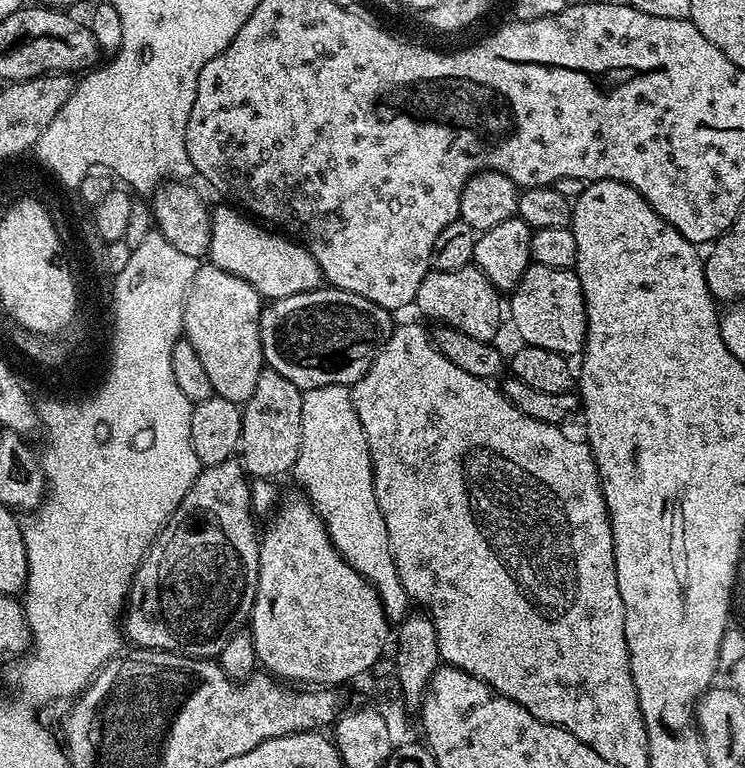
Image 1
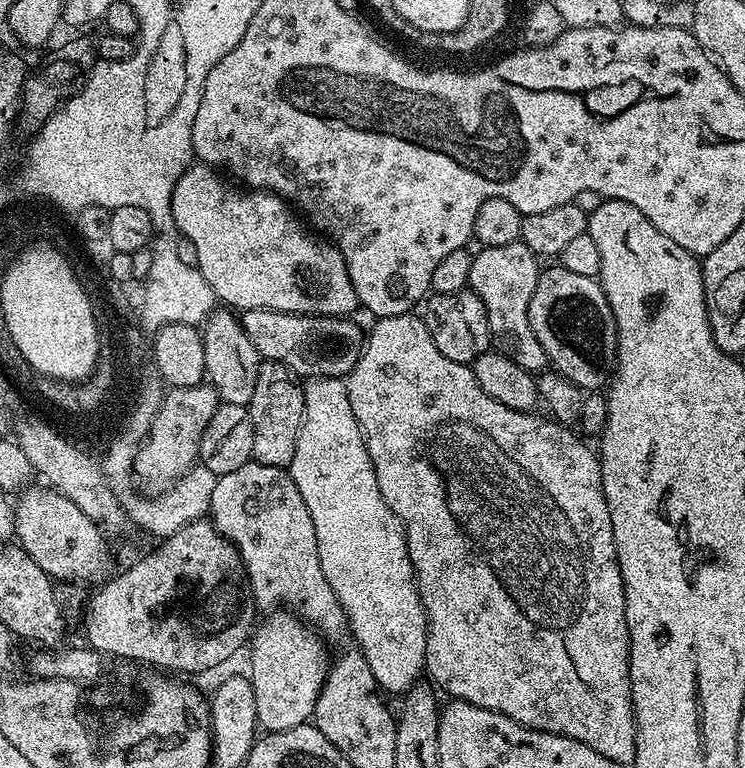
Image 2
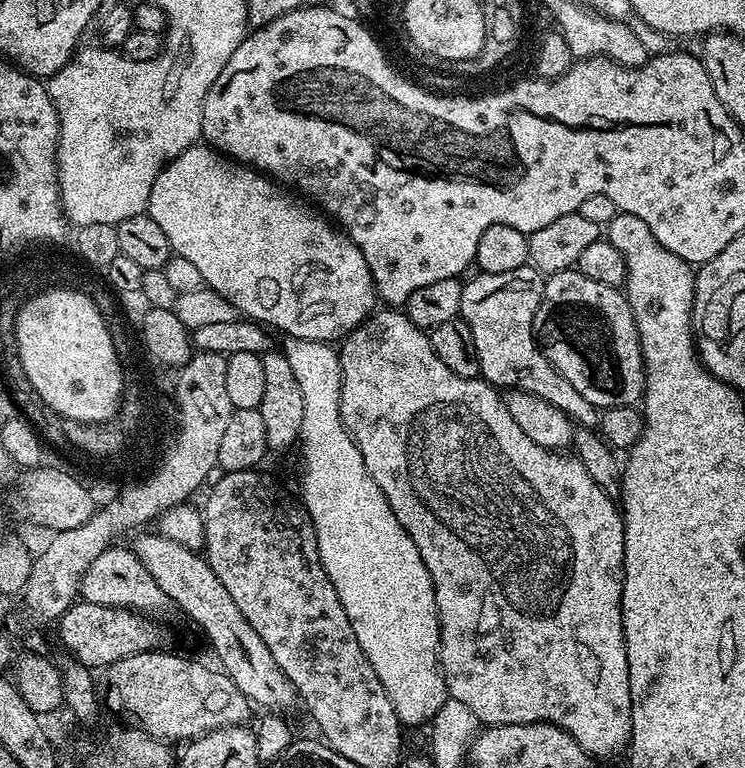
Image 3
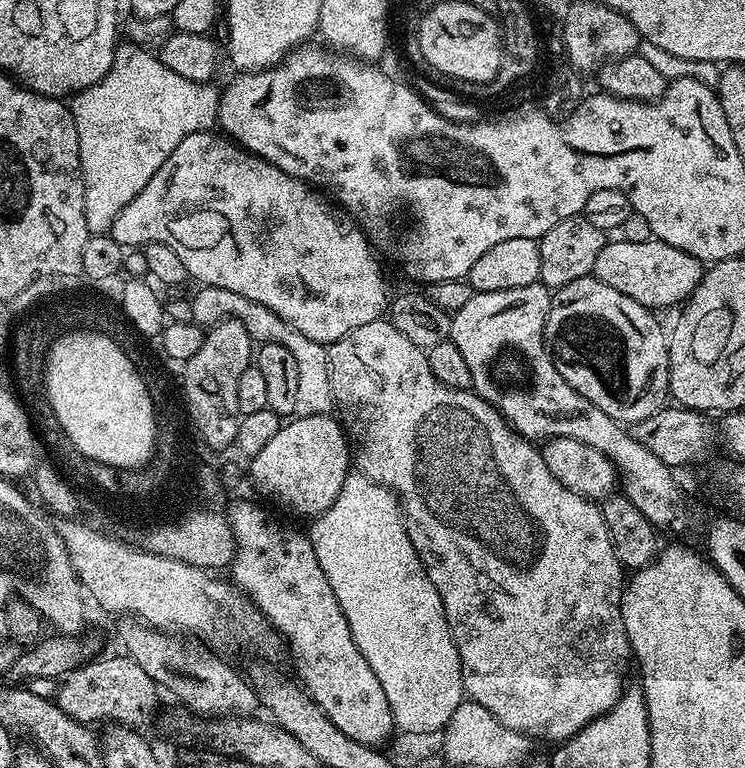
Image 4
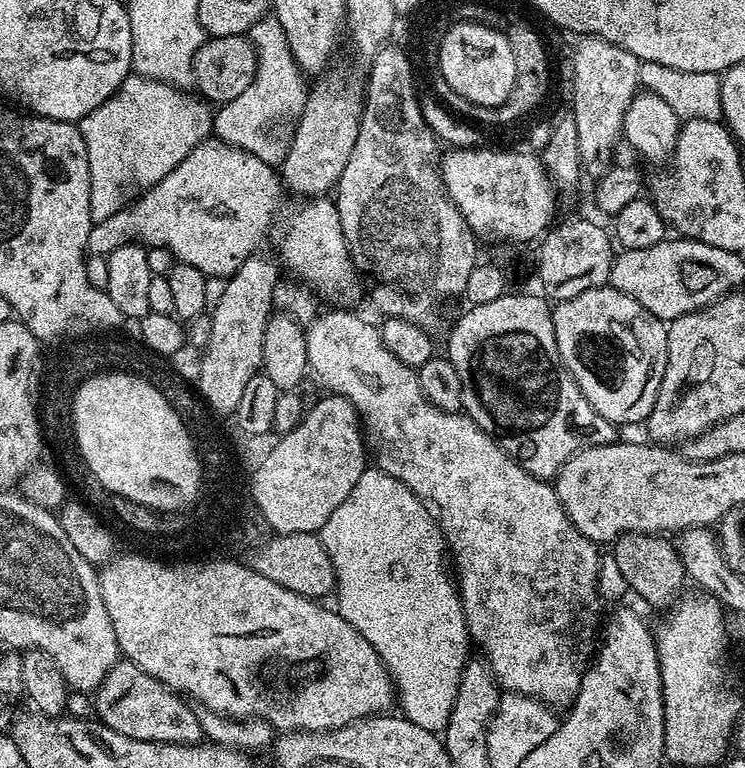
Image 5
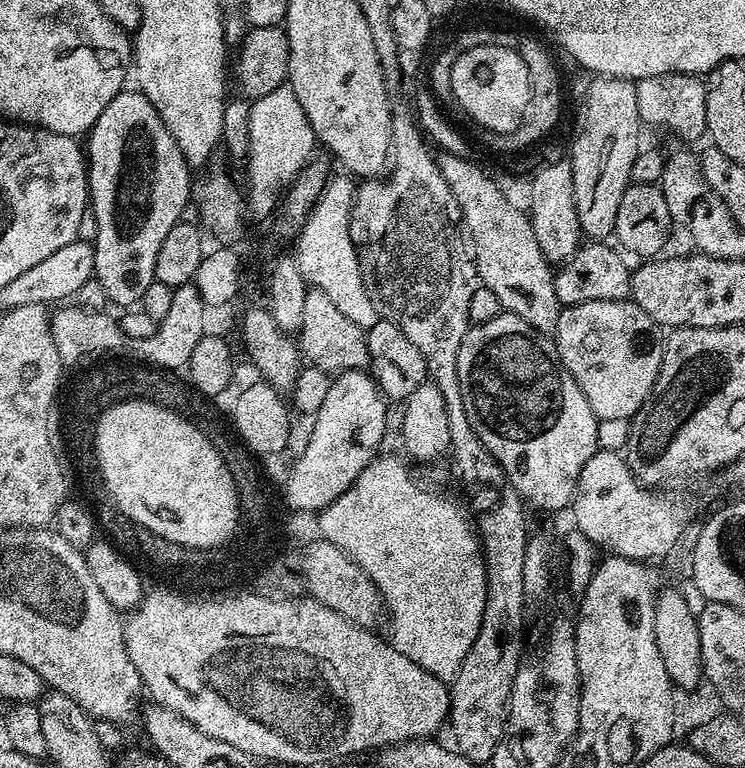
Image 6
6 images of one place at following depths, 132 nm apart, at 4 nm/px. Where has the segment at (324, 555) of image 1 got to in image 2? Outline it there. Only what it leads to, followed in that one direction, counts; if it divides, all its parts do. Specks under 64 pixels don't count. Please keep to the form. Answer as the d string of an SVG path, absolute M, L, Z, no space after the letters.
M276 610L264 621L259 621L250 640L252 648L252 672L250 679L254 686L254 702L256 703L256 722L265 733L290 730L294 726L302 726L313 719L316 710L316 699L328 676L330 656L324 653L325 645L321 637L309 628L299 616L287 611Z

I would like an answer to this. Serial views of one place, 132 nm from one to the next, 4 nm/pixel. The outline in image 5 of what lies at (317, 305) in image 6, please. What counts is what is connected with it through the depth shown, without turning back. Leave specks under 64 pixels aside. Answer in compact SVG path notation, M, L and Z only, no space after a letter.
M352 310L336 311L340 312L321 311L316 319L307 325L306 354L311 375L313 377L316 375L328 387L327 391L331 395L341 396L353 404L362 425L367 451L375 467L386 473L387 476L398 478L398 482L402 482L418 499L423 500L425 504L434 509L436 523L444 533L444 543L450 553L451 563L454 565L454 579L460 589L460 601L466 618L468 635L471 643L475 647L476 644L480 647L479 655L492 671L492 677L496 679L497 684L504 692L517 692L523 696L540 700L553 710L567 709L576 701L576 695L582 686L584 672L588 669L598 648L598 633L602 628L602 616L600 620L600 592L596 589L596 579L600 576L601 549L593 540L583 536L573 526L566 510L560 505L555 487L549 481L534 478L529 472L522 470L522 466L518 466L516 460L509 458L503 447L493 437L487 436L463 411L447 412L428 401L422 394L417 369L398 362L398 358L394 358L394 354L386 350L380 337L380 329L375 323L372 325L370 321L355 316Z

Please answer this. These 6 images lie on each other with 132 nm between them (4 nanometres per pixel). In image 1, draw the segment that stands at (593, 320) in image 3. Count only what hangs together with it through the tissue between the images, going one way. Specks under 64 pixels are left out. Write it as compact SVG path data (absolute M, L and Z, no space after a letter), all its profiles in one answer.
M533 262L512 289L510 299L512 301L509 304L507 301L506 312L512 315L512 324L525 345L554 350L565 358L583 353L584 339L588 337L588 319L582 286L573 269L554 270L554 266Z

